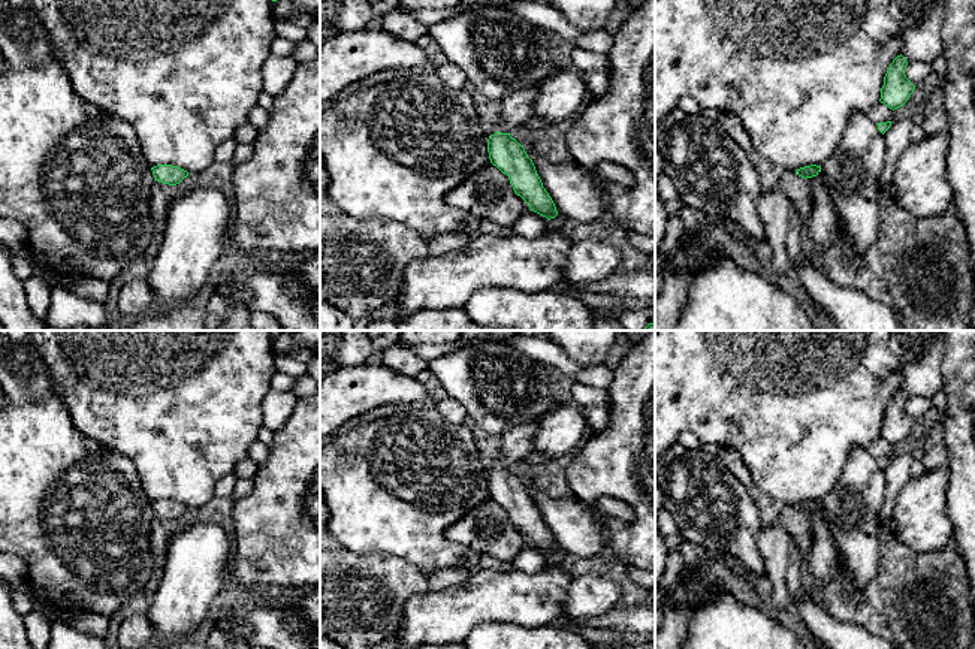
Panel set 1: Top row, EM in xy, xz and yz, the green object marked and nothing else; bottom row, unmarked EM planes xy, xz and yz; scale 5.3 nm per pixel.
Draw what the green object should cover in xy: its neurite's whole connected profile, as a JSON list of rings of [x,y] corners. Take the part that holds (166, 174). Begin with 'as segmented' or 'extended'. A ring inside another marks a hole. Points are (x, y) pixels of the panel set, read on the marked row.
as segmented; [[[157,164],[151,167],[153,175],[156,181],[169,184],[169,185],[176,185],[179,184],[184,178],[188,176],[188,172],[172,164]]]

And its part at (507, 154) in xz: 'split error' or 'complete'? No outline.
split error

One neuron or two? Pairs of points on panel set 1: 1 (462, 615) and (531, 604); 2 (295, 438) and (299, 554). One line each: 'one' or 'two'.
1: one
2: one

